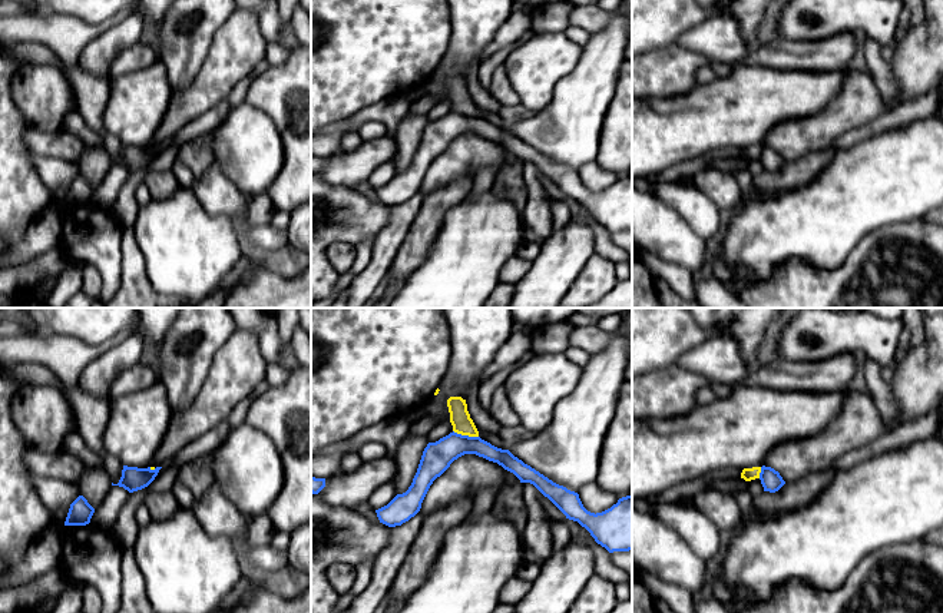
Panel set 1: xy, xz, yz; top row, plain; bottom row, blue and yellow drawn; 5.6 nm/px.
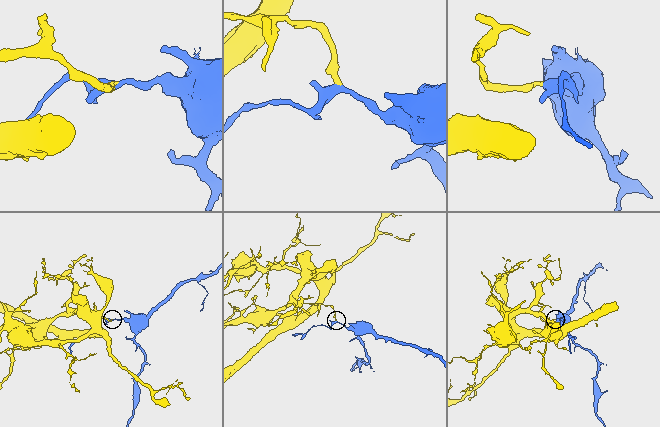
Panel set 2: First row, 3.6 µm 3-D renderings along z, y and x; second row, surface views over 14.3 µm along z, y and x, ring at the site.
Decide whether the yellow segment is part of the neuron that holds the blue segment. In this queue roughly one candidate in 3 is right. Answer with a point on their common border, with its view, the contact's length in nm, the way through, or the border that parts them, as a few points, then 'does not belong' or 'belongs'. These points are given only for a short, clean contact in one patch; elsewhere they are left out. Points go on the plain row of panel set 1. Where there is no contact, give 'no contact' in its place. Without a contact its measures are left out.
xz (466, 115) | 150 nm | along xz (453, 109), (477, 116) | does not belong

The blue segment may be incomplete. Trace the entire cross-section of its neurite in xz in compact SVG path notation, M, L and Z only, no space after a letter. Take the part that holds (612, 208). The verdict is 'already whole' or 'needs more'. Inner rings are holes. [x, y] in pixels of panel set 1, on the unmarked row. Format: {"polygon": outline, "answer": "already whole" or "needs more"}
{"polygon": "M454 110L427 123L408 169L375 189L380 202L396 206L414 196L433 160L464 133L476 133L497 142L513 152L520 162L533 163L566 198L578 201L609 232L632 229L632 175L619 178L602 192L590 192L583 186L578 172L553 162L509 129L497 127L480 116L461 115Z", "answer": "already whole"}

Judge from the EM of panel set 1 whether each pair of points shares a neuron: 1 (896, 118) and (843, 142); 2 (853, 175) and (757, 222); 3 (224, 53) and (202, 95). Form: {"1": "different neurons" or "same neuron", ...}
{"1": "same neuron", "2": "same neuron", "3": "same neuron"}

